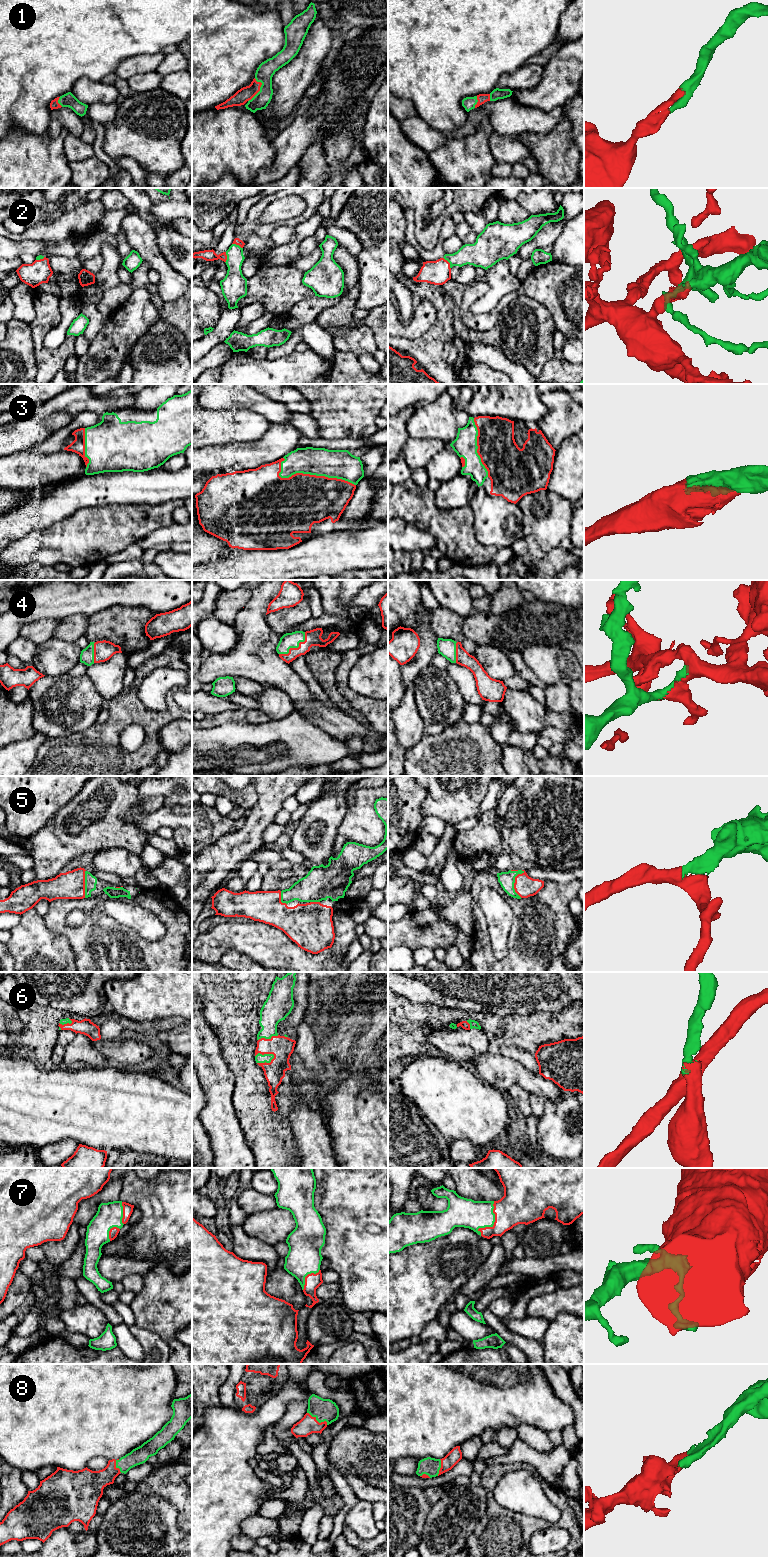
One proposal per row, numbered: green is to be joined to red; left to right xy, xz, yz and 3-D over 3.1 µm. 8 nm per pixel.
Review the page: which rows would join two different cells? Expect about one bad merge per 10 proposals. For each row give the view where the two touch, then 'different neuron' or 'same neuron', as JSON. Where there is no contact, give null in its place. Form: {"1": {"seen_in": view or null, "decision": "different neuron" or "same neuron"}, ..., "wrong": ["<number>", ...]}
{"1": {"seen_in": "xz", "decision": "same neuron"}, "2": {"seen_in": "yz", "decision": "same neuron"}, "3": {"seen_in": "xz", "decision": "same neuron"}, "4": {"seen_in": "xz", "decision": "same neuron"}, "5": {"seen_in": "yz", "decision": "same neuron"}, "6": {"seen_in": "xz", "decision": "same neuron"}, "7": {"seen_in": "yz", "decision": "same neuron"}, "8": {"seen_in": "xz", "decision": "same neuron"}, "wrong": []}

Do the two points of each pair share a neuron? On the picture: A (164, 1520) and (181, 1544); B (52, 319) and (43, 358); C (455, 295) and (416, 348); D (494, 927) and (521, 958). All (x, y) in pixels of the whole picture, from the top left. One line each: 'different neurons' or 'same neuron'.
A: same neuron
B: same neuron
C: different neurons
D: different neurons

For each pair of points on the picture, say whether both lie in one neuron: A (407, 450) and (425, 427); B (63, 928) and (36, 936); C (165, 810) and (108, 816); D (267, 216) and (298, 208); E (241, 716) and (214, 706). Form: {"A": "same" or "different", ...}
{"A": "different", "B": "different", "C": "different", "D": "same", "E": "different"}

